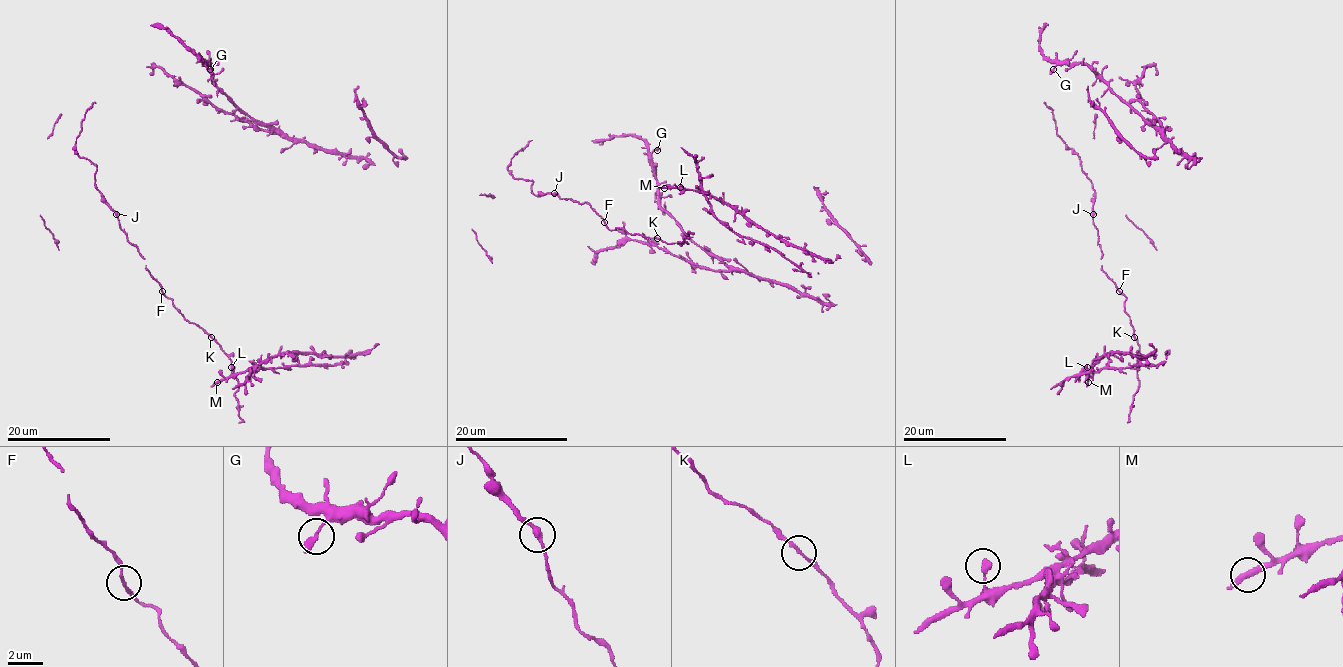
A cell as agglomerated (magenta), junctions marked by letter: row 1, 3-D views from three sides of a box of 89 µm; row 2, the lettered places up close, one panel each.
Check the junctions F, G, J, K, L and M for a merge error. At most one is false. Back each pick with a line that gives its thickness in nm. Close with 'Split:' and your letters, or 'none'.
Split: none

